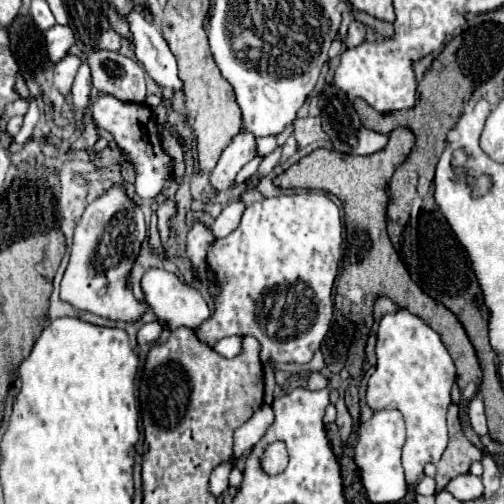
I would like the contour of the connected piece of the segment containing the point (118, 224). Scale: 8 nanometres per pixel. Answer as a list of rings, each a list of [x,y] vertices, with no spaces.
[[[114,186],[106,190],[104,196],[88,204],[76,226],[70,262],[60,286],[60,298],[78,310],[90,310],[110,320],[138,320],[144,312],[144,304],[132,296],[126,280],[144,238],[146,224],[142,210],[124,194],[122,188]]]

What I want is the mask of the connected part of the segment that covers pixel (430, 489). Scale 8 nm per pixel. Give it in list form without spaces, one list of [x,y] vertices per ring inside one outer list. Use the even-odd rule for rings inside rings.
[[[420,478],[420,482],[416,484],[416,492],[422,496],[434,496],[436,494],[436,480],[434,478]]]

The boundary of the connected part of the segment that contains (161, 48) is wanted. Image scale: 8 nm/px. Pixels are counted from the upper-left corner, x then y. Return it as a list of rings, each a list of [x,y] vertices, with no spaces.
[[[132,8],[124,16],[118,14],[118,18],[128,24],[136,58],[144,66],[148,76],[152,76],[158,86],[170,90],[182,90],[184,82],[178,76],[176,58],[170,52],[162,32],[152,22],[148,22],[144,14],[138,12],[136,8]]]

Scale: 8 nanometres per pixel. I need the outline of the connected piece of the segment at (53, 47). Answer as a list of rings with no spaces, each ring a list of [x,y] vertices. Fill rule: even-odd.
[[[56,24],[46,32],[46,50],[52,62],[58,62],[64,54],[68,54],[72,44],[74,44],[74,32],[68,24],[66,26]]]

